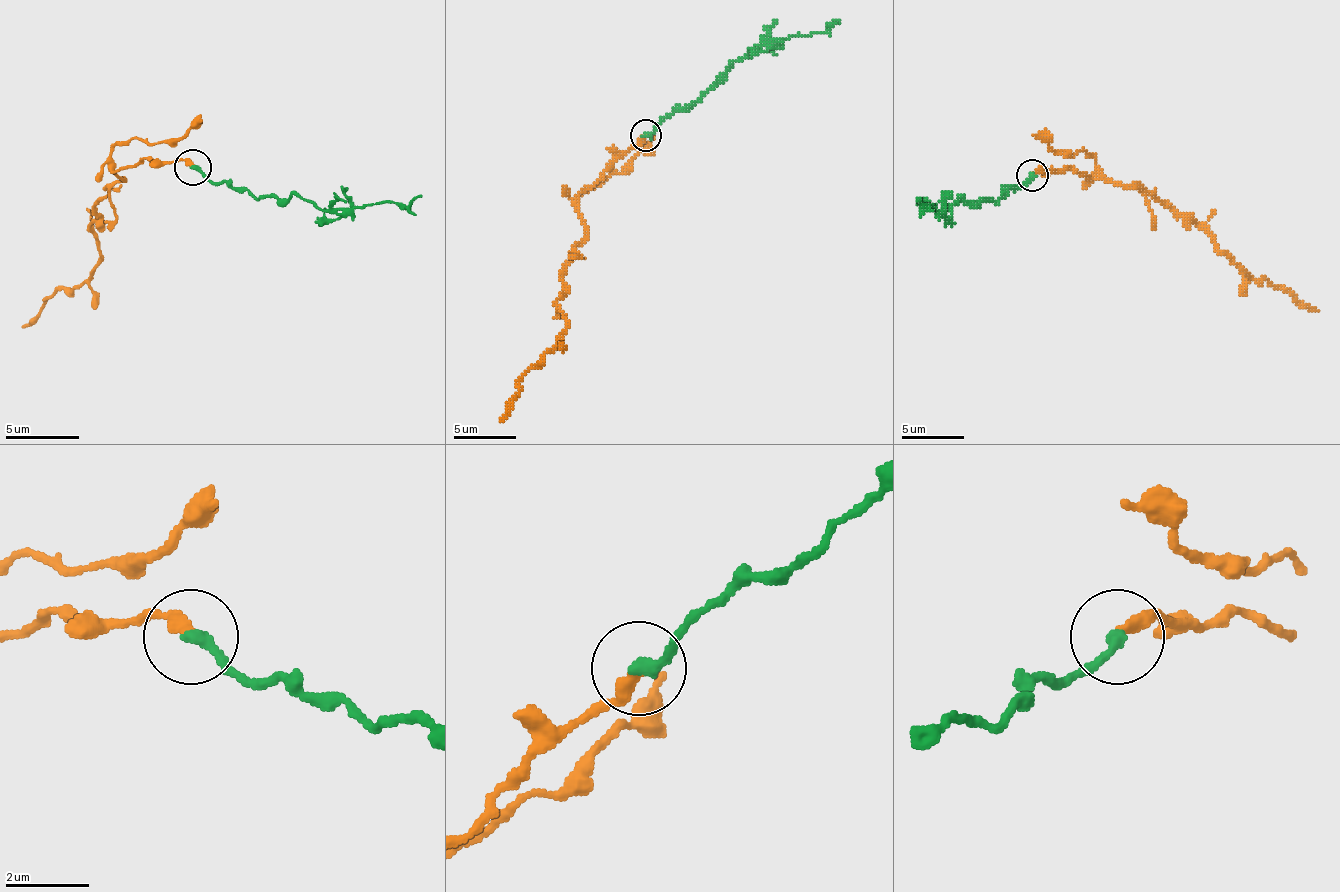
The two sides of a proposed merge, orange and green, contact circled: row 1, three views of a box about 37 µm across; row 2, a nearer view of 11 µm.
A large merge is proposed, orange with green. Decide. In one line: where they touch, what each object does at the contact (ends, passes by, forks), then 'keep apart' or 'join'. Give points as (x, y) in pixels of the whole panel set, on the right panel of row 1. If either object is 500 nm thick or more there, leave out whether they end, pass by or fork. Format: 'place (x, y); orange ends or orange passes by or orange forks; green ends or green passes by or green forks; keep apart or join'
place (1032, 175); orange ends; green ends; keep apart

